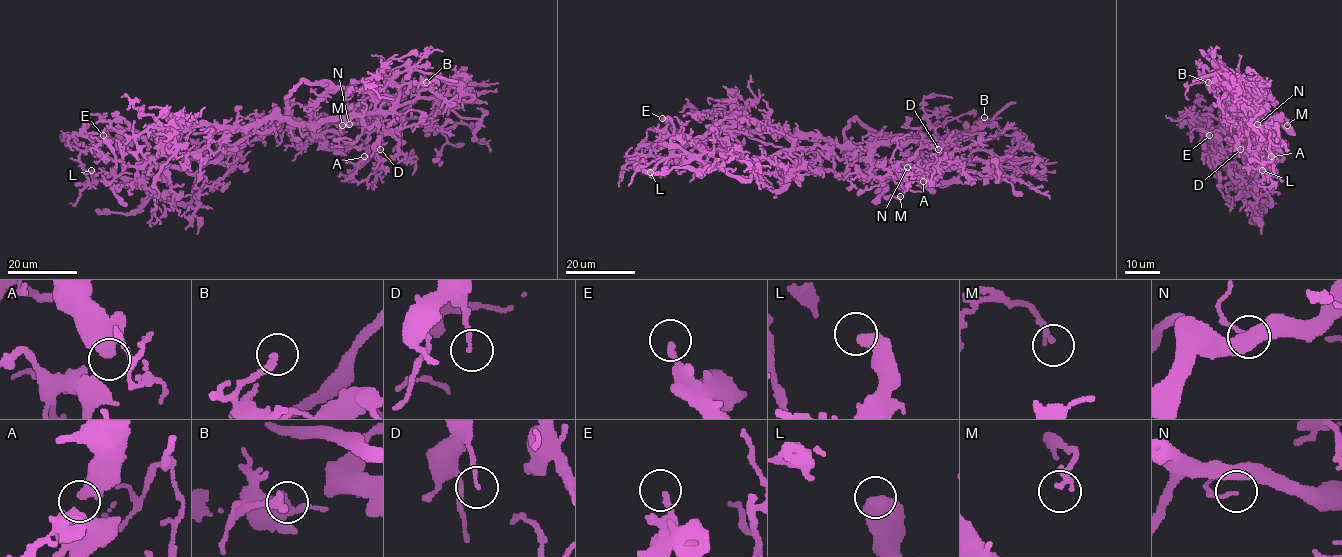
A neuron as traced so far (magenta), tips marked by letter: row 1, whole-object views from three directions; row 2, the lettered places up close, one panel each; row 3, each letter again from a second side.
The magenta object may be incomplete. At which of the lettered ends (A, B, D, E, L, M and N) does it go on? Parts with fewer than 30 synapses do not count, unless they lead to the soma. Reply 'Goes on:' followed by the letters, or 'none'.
Goes on: none

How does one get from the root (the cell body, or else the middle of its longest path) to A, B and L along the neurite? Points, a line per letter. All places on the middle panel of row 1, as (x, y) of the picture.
A: (821, 139), (845, 148), (854, 157), (874, 163), (901, 162), (923, 174), (923, 181)
B: (821, 139), (854, 148), (931, 142), (935, 137), (970, 134), (984, 117)
L: (821, 139), (748, 130), (734, 123), (680, 143), (650, 172)

